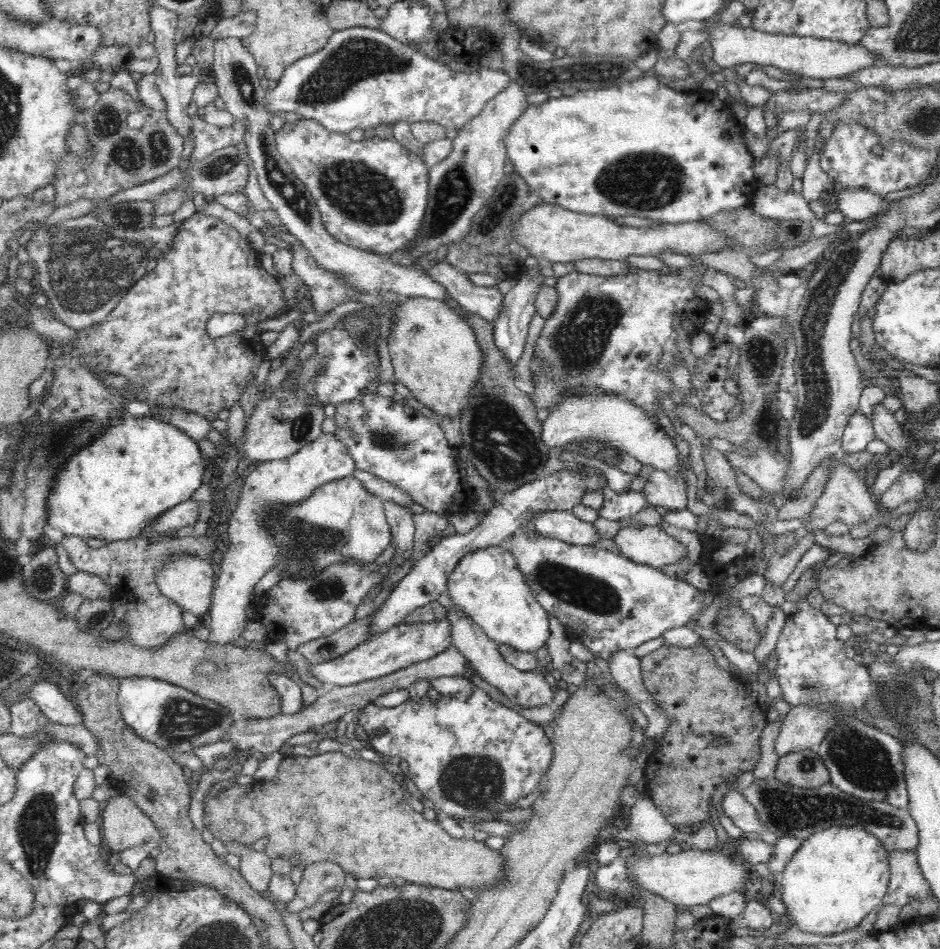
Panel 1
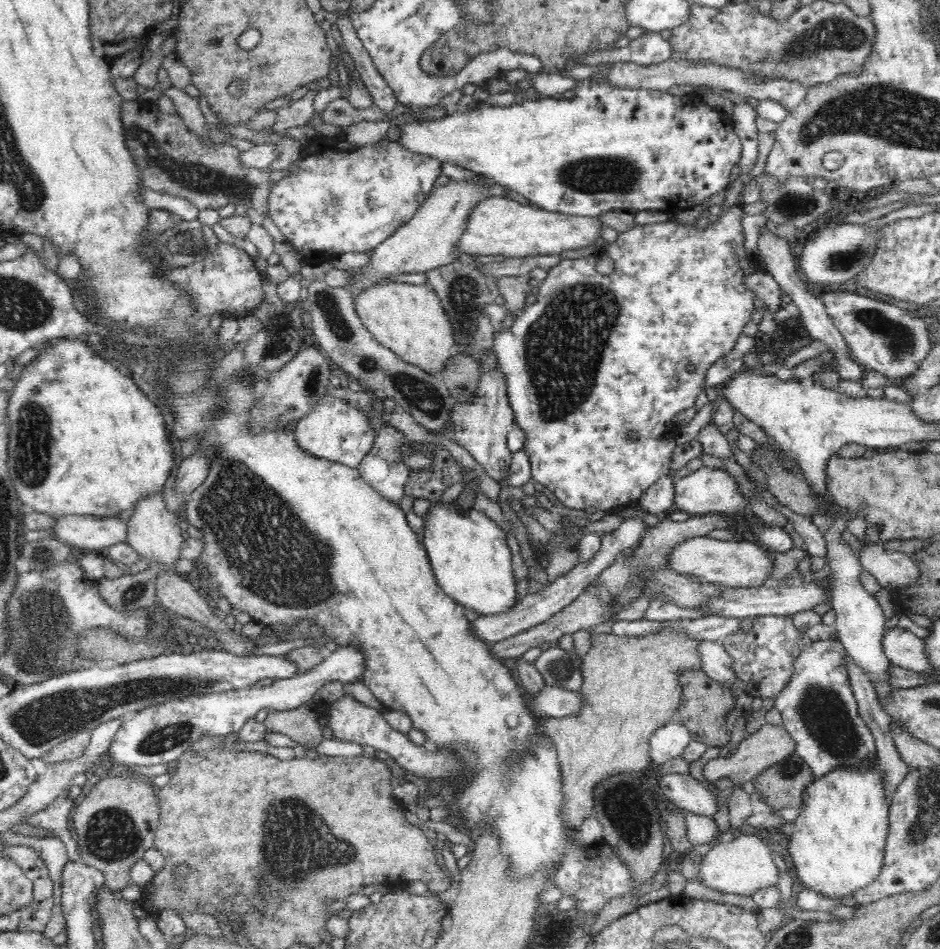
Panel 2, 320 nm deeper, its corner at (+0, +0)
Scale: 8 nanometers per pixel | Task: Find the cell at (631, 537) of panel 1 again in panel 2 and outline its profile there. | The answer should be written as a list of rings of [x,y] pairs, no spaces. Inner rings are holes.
[[[707,536],[686,540],[676,547],[670,557],[671,569],[683,575],[694,574],[703,581],[732,589],[764,587],[772,574],[774,555],[758,543],[724,542]]]

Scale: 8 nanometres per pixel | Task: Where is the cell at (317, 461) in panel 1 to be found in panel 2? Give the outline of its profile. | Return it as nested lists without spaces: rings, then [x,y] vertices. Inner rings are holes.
[[[329,394],[318,400],[313,410],[308,412],[296,426],[296,441],[308,454],[318,457],[318,459],[327,459],[352,468],[357,468],[370,453],[377,436],[374,427],[372,427],[372,421],[370,421],[370,417],[367,416],[366,412]]]

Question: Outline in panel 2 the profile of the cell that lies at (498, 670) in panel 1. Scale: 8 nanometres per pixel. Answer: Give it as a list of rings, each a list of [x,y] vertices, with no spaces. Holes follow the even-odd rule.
[[[548,684],[533,698],[532,704],[536,708],[535,714],[547,719],[577,715],[583,709],[585,702],[581,691],[561,689]]]

